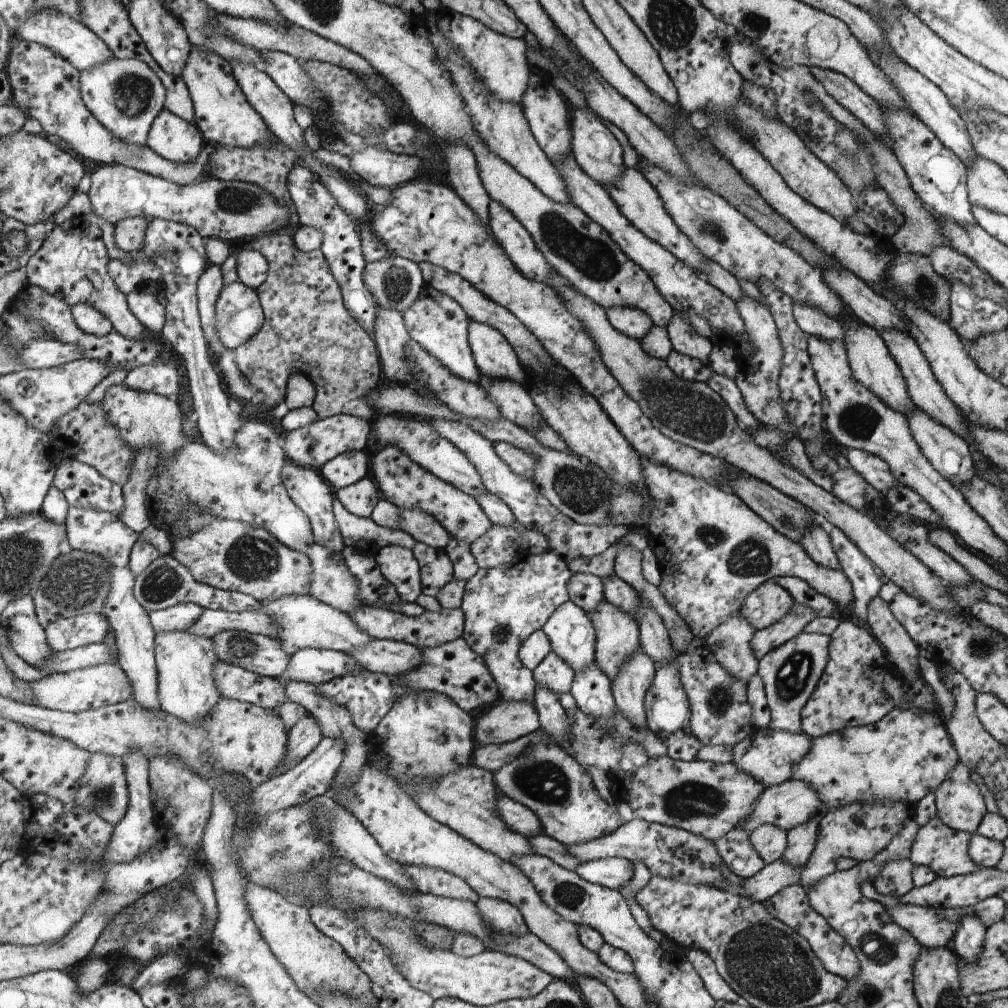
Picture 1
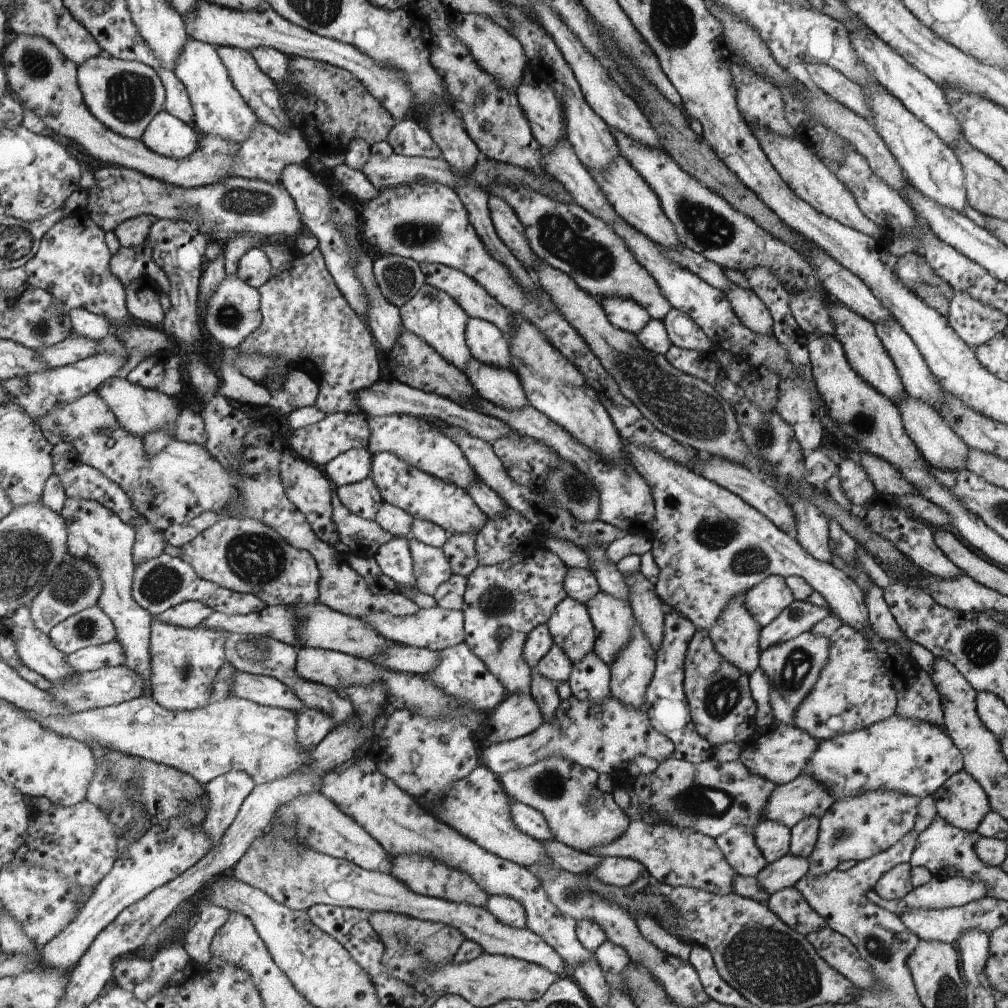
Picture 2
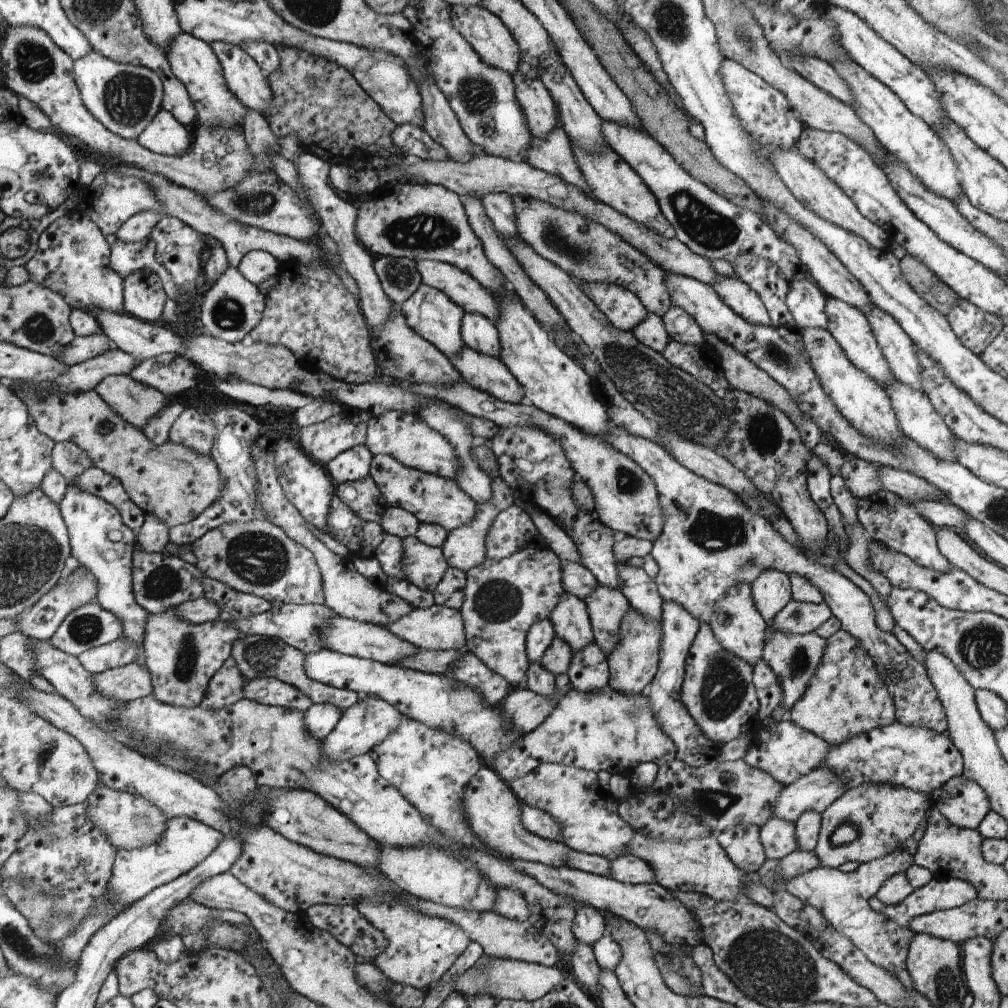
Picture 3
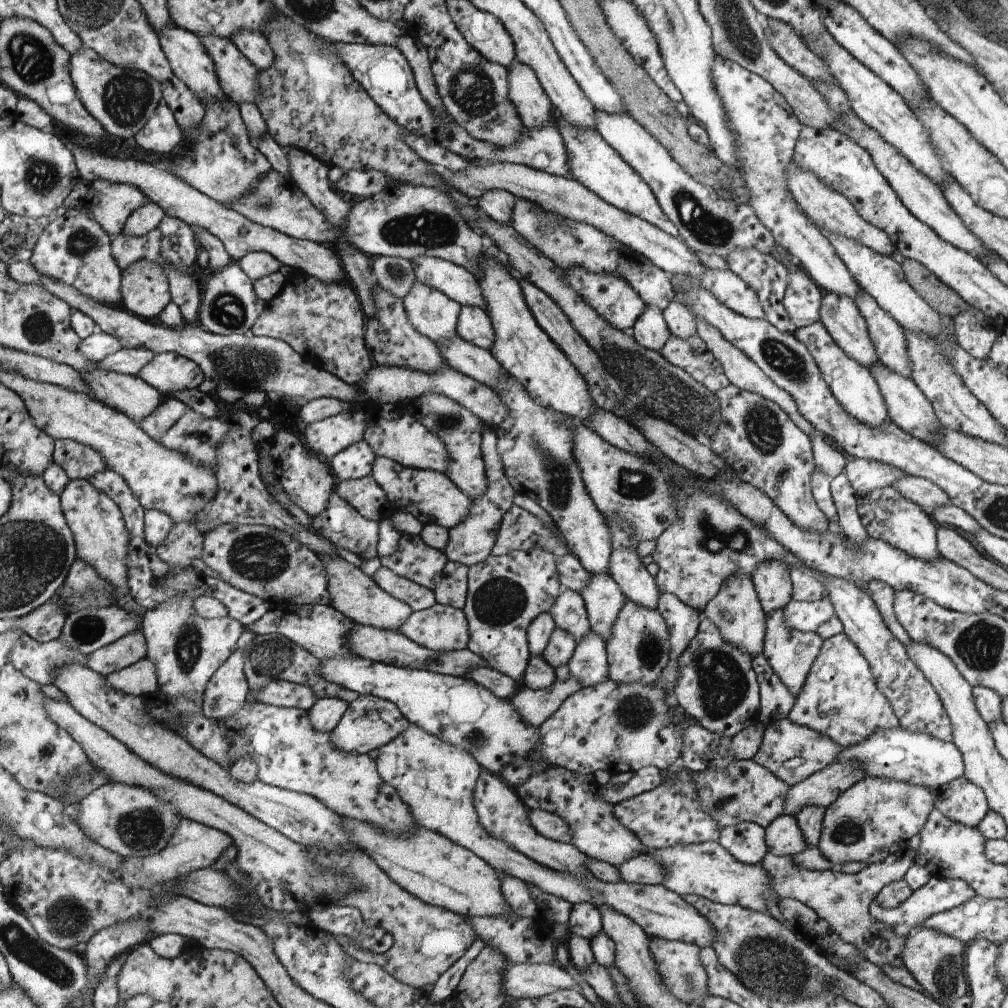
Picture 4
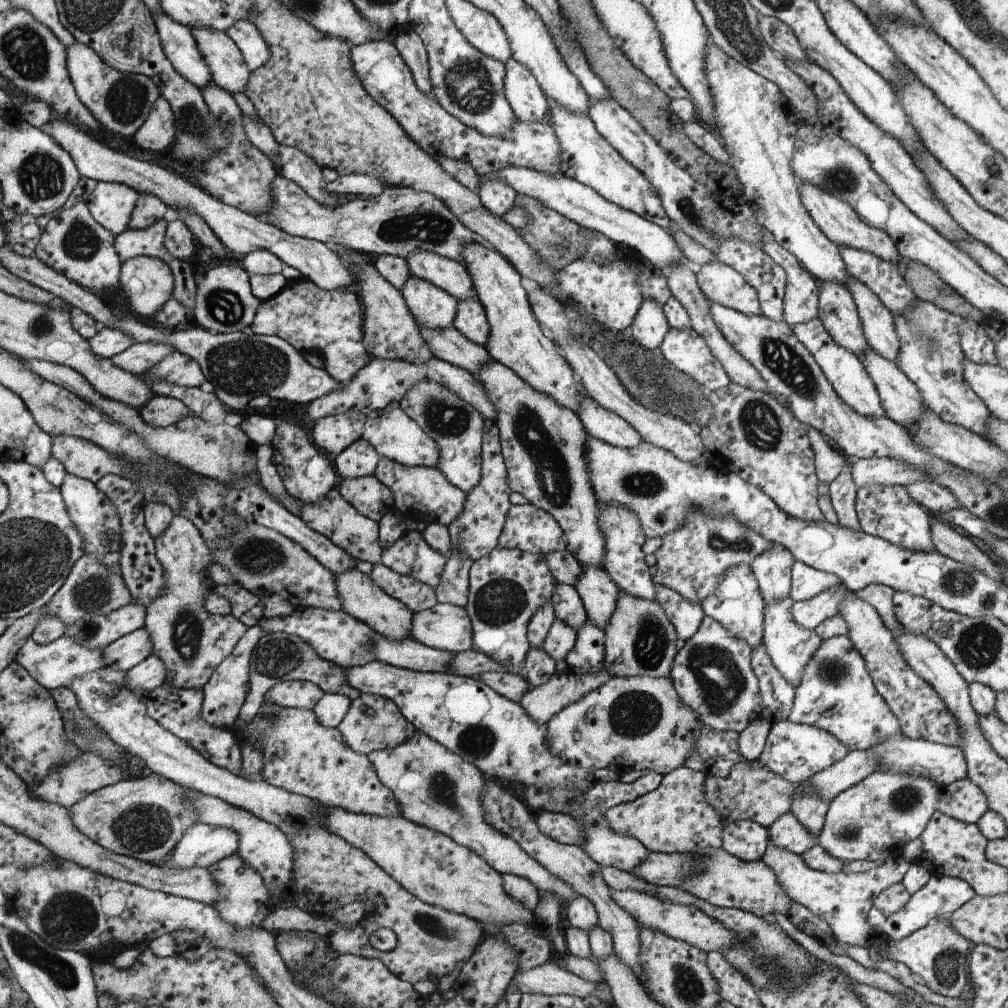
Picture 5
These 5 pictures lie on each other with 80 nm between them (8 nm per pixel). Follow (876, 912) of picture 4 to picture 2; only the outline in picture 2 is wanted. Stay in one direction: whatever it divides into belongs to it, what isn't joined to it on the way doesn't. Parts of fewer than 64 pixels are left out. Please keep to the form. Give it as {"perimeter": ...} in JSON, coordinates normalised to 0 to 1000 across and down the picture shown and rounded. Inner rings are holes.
{"perimeter":[[[948,869],[938,872],[925,870],[921,877],[907,880],[894,893],[878,893],[867,883],[861,883],[859,891],[869,899],[893,910],[893,907],[909,903],[909,901],[922,903],[954,900],[979,890],[979,887],[980,881],[976,875]]]}

